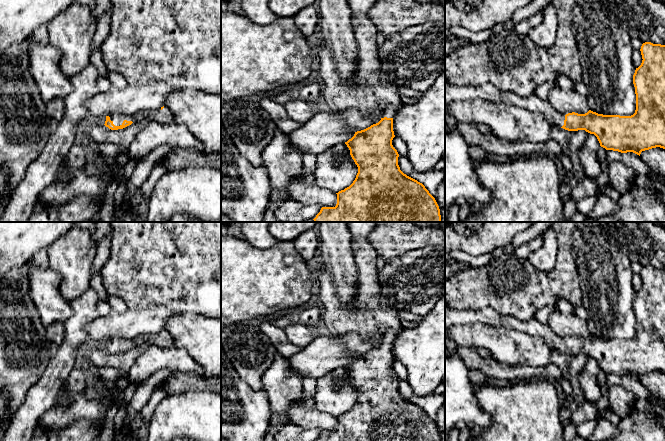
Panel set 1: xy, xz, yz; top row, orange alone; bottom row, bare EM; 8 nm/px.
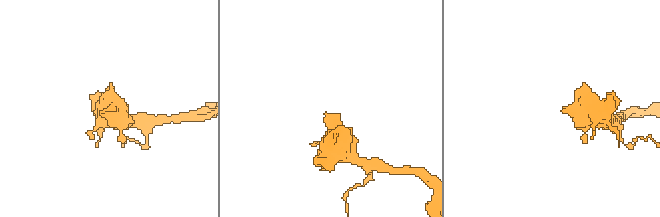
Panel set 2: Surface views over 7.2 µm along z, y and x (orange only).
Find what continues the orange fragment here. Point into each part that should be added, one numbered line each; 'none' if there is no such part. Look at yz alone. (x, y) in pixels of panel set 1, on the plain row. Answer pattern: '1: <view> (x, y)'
1: yz (489, 317)

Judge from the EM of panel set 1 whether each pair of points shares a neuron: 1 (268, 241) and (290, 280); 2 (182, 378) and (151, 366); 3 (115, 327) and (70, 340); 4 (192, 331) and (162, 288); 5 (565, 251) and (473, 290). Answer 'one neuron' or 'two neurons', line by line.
1: two neurons
2: two neurons
3: two neurons
4: two neurons
5: one neuron

